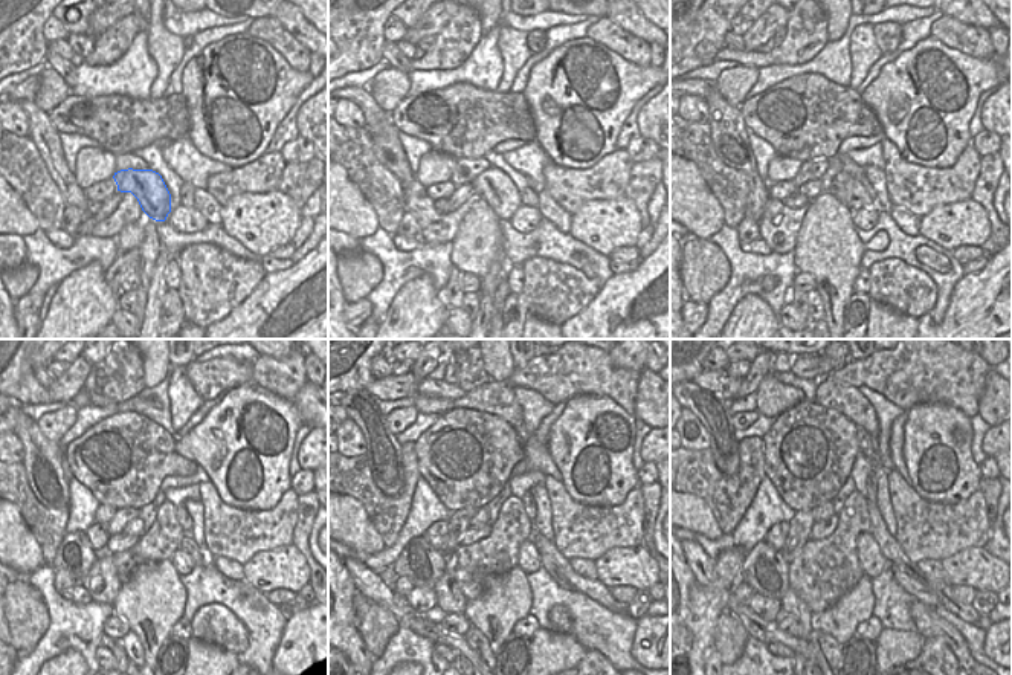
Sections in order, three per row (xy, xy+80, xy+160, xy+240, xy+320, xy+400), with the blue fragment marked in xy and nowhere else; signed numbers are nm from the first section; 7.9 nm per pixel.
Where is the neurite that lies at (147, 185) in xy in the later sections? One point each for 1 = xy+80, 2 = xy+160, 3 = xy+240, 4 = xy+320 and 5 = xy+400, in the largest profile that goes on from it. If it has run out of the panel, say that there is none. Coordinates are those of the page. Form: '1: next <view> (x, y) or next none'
1: next xy+80 (495, 187)
2: next xy+160 (849, 191)
3: next xy+240 (186, 544)
4: next xy+320 (547, 561)
5: next xy+400 (919, 591)

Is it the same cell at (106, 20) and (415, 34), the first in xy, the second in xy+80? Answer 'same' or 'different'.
same

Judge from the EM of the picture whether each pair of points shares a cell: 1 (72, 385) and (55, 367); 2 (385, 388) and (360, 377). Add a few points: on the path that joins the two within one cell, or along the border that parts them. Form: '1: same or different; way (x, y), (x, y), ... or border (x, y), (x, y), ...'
1: different; border (70, 364), (55, 379)
2: different; border (374, 379), (365, 388)

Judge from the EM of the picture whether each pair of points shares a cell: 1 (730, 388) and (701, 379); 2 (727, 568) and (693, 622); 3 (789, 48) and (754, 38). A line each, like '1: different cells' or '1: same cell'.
1: same cell
2: same cell
3: different cells

